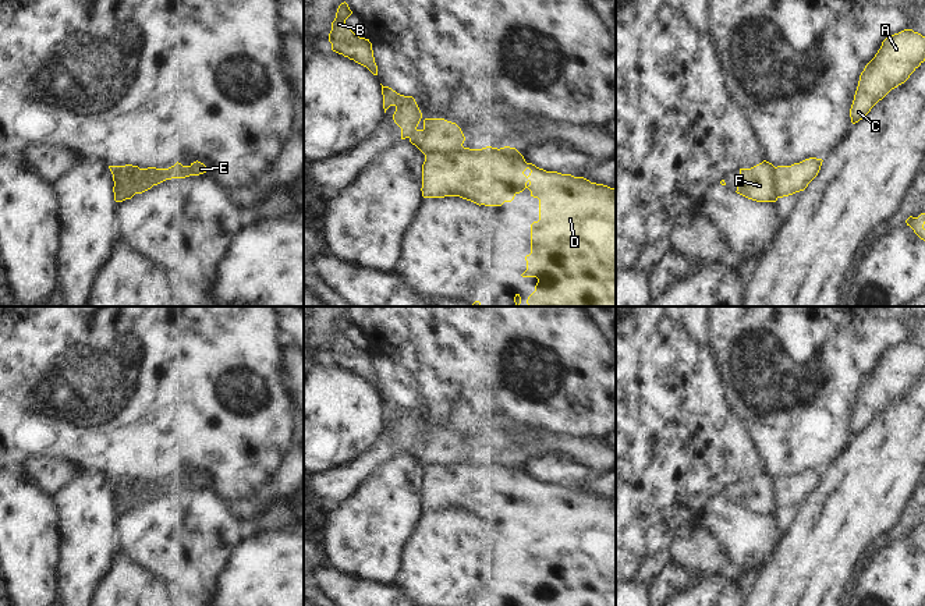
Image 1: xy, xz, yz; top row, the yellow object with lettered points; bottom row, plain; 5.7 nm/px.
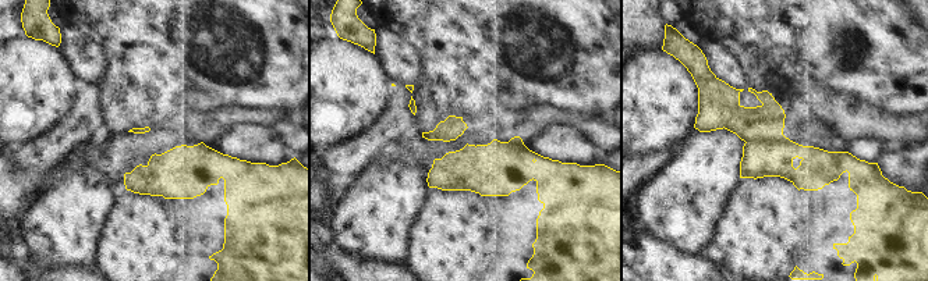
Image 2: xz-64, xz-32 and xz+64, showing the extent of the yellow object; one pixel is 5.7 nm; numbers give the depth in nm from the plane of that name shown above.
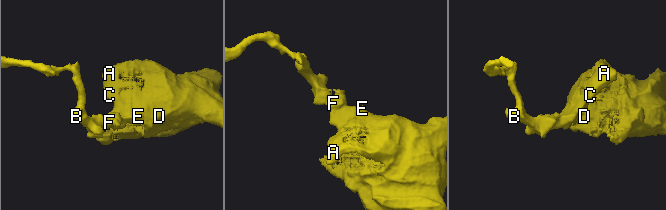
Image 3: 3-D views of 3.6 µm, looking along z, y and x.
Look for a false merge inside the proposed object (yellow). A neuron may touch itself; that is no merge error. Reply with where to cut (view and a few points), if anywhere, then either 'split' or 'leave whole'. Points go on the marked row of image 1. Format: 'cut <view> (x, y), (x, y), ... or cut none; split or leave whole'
cut xz (463, 146), (443, 156), (435, 153), (425, 155); split

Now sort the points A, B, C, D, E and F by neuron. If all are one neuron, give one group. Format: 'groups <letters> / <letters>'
groups A C D E / B F

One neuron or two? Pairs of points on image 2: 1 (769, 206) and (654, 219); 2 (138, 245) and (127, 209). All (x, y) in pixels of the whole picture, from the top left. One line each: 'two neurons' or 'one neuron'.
1: two neurons
2: one neuron

